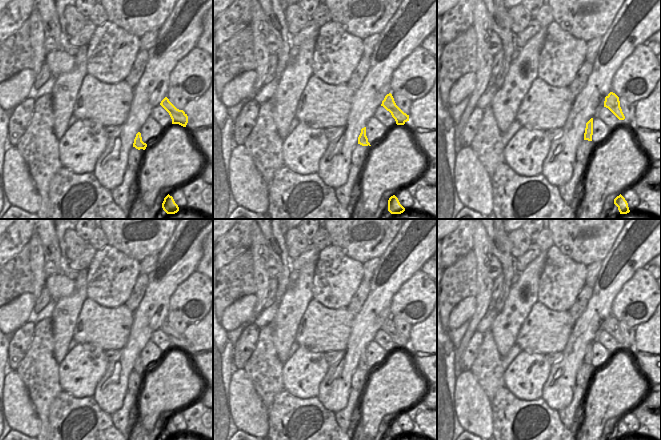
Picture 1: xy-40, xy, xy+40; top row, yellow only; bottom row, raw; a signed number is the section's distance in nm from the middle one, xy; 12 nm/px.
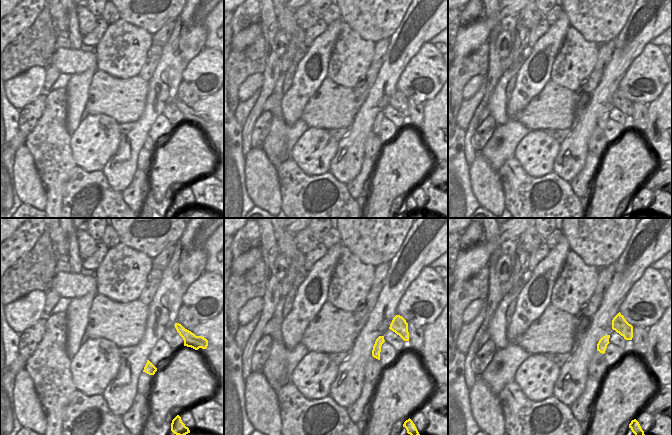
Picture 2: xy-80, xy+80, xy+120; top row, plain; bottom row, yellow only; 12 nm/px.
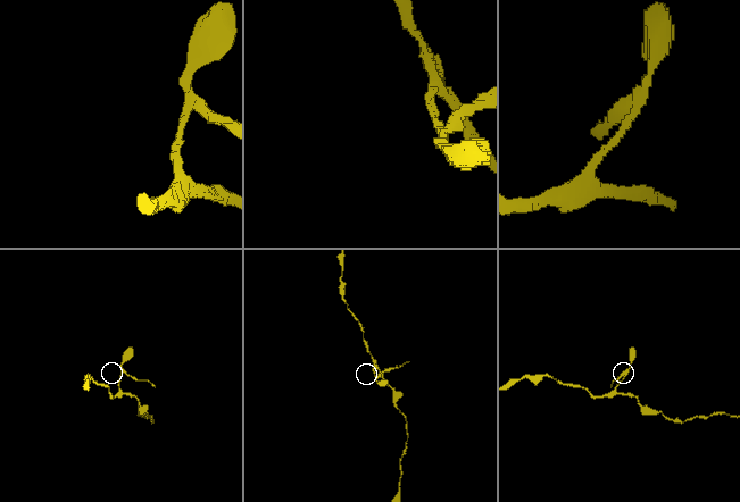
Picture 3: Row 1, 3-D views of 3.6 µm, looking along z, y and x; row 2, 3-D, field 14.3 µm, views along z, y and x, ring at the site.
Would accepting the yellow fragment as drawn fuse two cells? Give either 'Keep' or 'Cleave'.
Cleave.

